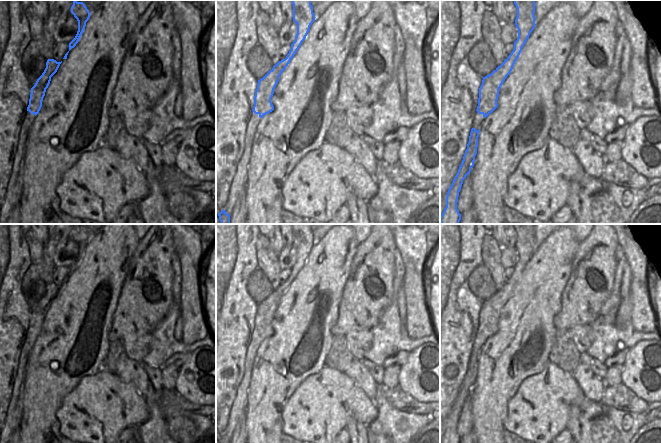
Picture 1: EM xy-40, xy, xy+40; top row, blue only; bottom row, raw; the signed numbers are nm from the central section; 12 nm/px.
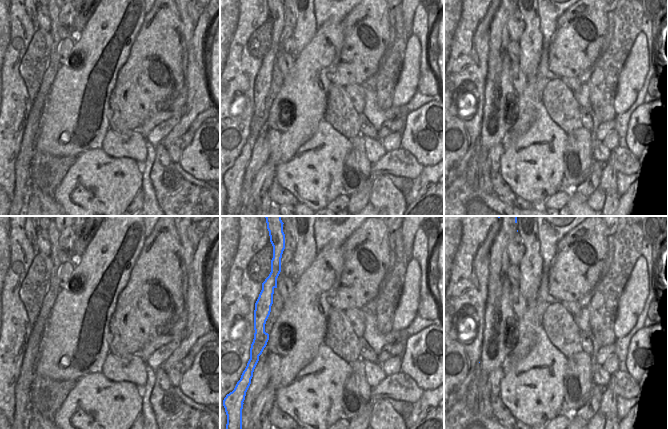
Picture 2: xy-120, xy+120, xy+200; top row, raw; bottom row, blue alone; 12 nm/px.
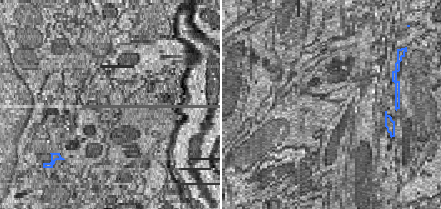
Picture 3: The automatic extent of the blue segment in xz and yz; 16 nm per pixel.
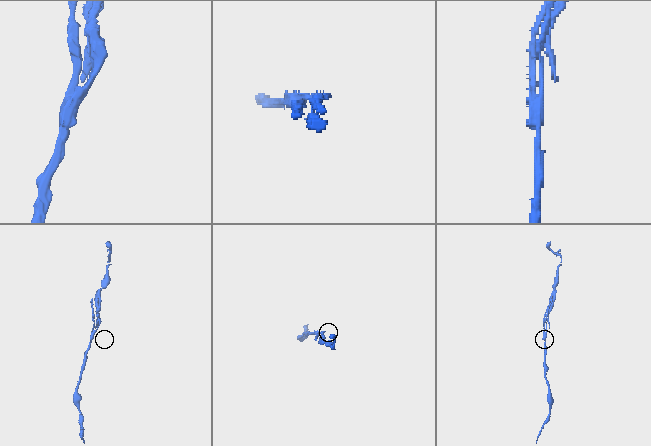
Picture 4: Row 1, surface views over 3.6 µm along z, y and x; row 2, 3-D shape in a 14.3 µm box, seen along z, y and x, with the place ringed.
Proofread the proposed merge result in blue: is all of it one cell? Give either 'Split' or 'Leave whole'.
Split

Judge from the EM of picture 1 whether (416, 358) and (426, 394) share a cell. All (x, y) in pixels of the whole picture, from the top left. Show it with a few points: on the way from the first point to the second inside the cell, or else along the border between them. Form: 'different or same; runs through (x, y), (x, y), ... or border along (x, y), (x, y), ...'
same; runs through (417, 367), (419, 386)

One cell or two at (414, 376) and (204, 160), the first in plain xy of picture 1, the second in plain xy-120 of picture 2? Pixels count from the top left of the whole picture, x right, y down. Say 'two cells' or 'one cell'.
one cell

